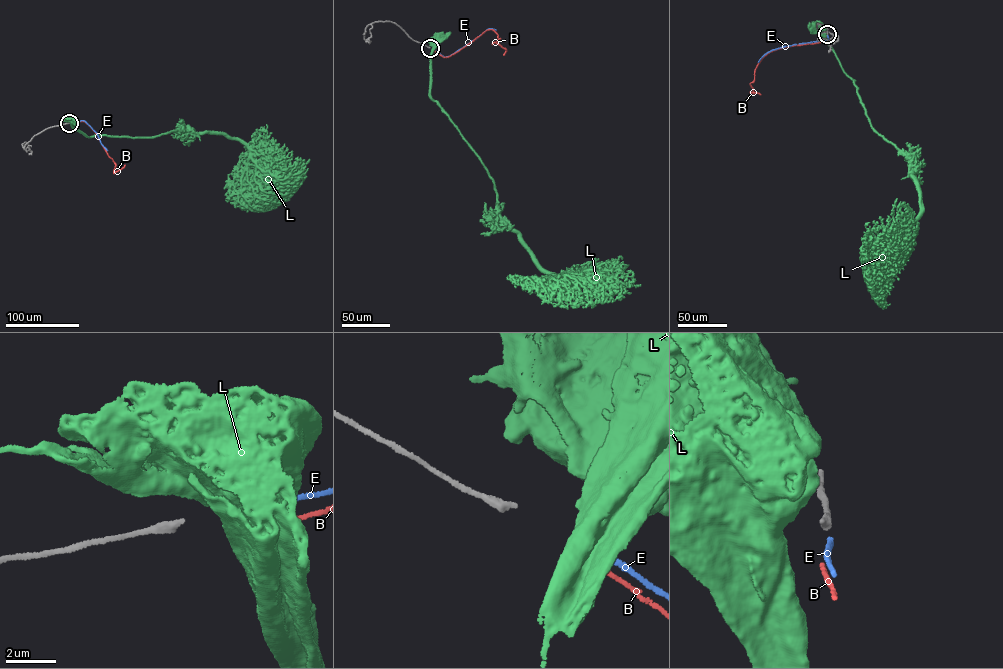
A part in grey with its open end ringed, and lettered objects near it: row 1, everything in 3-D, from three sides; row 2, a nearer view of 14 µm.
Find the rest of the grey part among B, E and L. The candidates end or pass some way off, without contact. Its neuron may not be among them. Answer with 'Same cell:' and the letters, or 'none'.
Same cell: none

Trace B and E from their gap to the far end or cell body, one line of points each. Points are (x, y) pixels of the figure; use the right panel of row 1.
B: (827, 35), (828, 40), (777, 49), (762, 58), (750, 83), (753, 90), (750, 92), (760, 94)
E: (827, 34), (827, 40), (772, 49), (758, 62)

